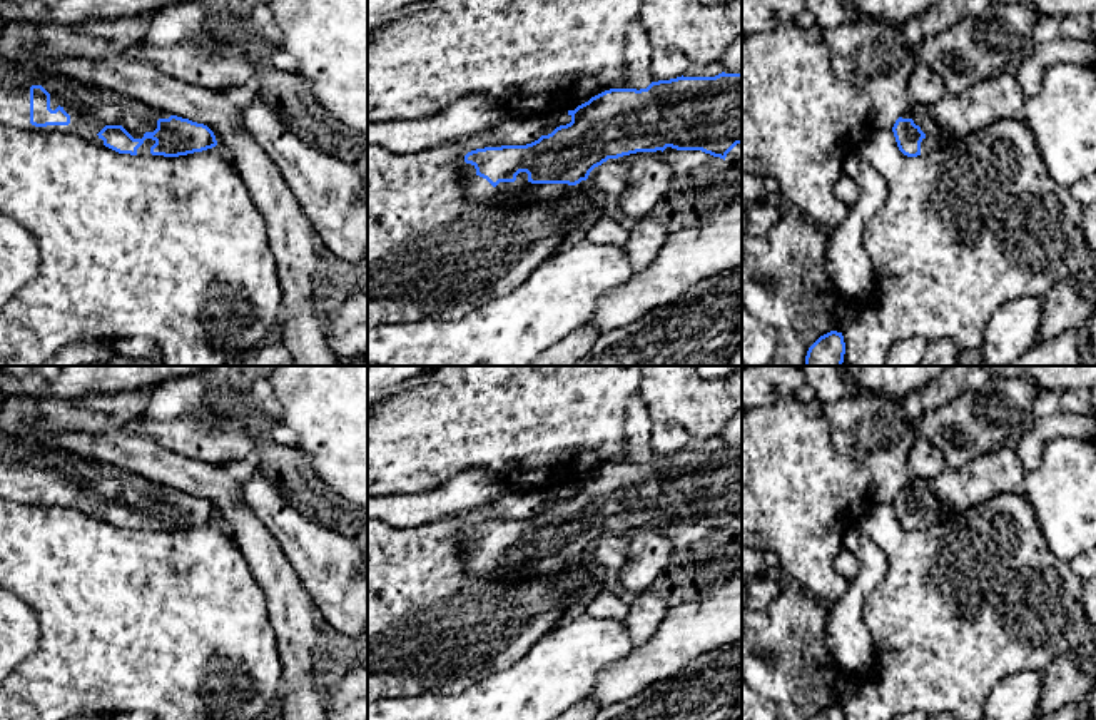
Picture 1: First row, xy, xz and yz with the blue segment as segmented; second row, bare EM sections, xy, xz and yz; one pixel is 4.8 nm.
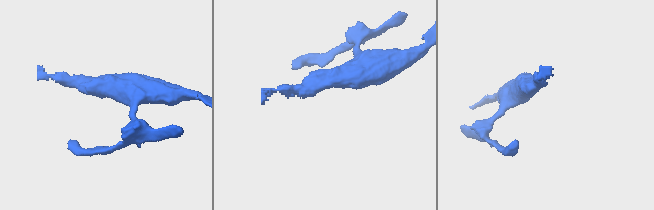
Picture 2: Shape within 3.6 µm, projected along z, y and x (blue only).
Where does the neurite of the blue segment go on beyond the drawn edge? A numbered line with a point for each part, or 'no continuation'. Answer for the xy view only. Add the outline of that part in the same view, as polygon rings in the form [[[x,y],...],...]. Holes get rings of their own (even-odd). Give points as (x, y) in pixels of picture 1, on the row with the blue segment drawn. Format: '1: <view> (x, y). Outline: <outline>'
1: xy (91, 109). Outline: [[[0,58],[0,124],[20,130],[65,132],[104,145],[97,135],[105,125],[122,125],[134,139],[142,139],[145,132],[157,129],[159,119],[169,119],[169,112],[154,109],[137,99],[110,89],[82,84],[68,77],[48,77],[38,65],[18,65],[13,60]],[[42,85],[50,94],[50,109],[58,105],[70,115],[68,125],[35,127],[30,124],[30,87]]]

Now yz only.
1: yz (954, 116). Outline: [[[1001,72],[961,94],[947,92],[932,105],[914,102],[901,114],[926,134],[921,155],[1002,119],[1022,119],[1026,90],[1016,75]]]

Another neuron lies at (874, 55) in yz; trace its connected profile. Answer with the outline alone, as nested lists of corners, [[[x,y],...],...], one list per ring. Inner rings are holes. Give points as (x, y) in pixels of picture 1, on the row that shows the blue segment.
[[[859,17],[824,30],[834,72],[870,99],[869,129],[892,130],[907,110],[907,79],[917,60],[904,28]]]

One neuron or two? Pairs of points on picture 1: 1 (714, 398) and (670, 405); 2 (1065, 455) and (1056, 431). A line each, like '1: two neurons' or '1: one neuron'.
1: one neuron
2: two neurons

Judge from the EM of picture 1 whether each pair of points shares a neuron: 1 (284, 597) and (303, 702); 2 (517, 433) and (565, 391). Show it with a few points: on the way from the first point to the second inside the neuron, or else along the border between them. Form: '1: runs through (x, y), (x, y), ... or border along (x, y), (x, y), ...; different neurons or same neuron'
1: runs through (296, 623), (296, 675); same neuron
2: runs through (528, 421), (553, 396); same neuron

